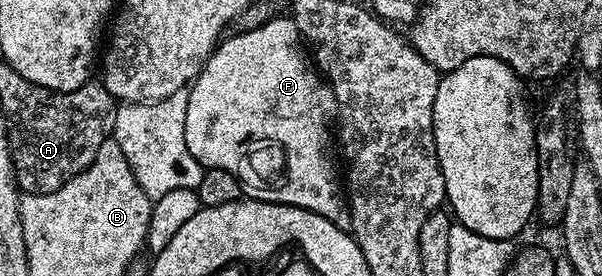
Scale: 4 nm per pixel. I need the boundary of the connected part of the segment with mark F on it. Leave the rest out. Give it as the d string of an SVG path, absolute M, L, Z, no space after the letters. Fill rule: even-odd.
M272 17L252 31L240 30L239 35L232 39L224 38L216 46L207 59L202 71L190 84L187 97L187 113L185 115L185 143L187 153L195 158L200 168L217 168L228 170L242 183L243 194L249 199L260 199L262 203L284 203L290 207L303 207L306 211L317 213L329 221L333 221L338 227L347 229L351 226L351 209L345 198L344 188L341 186L341 171L335 168L335 159L331 156L331 139L333 143L333 124L337 119L339 103L330 83L317 70L314 62L309 58L308 48L299 34L294 18L278 19Z

